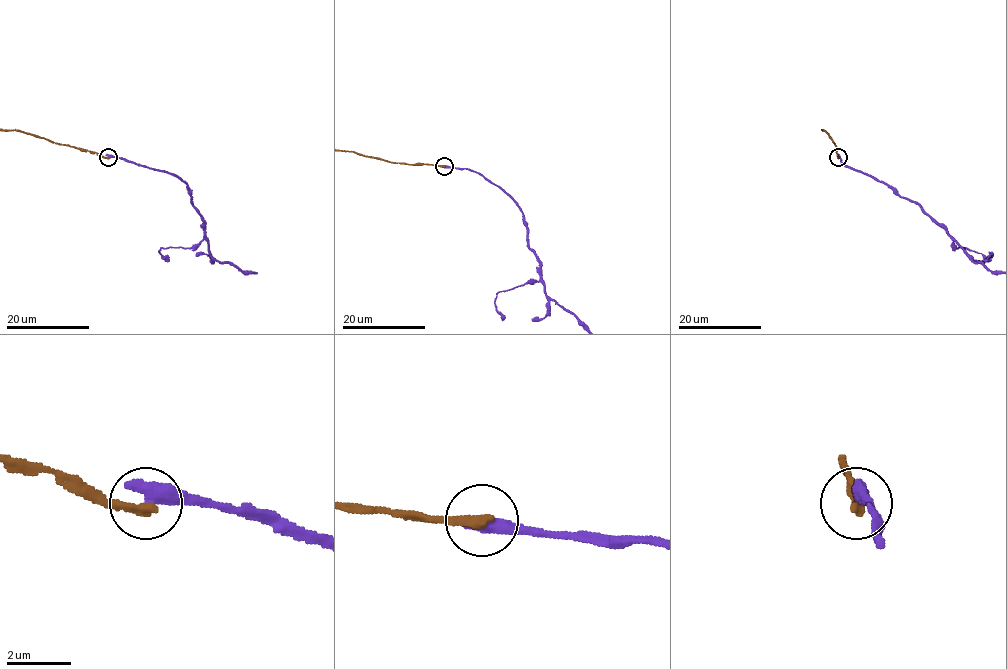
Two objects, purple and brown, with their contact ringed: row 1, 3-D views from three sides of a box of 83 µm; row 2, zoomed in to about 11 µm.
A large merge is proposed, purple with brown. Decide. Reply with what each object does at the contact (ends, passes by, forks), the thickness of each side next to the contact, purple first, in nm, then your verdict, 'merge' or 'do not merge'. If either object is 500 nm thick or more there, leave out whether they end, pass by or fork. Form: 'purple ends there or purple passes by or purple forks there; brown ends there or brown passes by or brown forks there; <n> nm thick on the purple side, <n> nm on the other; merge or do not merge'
550 nm thick on the purple side, 320 nm on the other; do not merge

